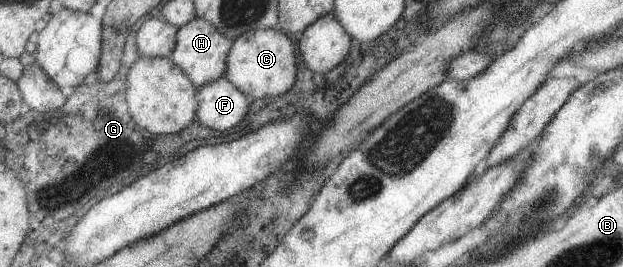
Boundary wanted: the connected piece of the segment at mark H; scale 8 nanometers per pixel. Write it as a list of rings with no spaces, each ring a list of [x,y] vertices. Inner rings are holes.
[[[197,17],[191,23],[179,28],[178,42],[171,59],[188,73],[193,83],[199,88],[213,83],[228,72],[228,57],[234,41],[229,39],[213,22]]]

